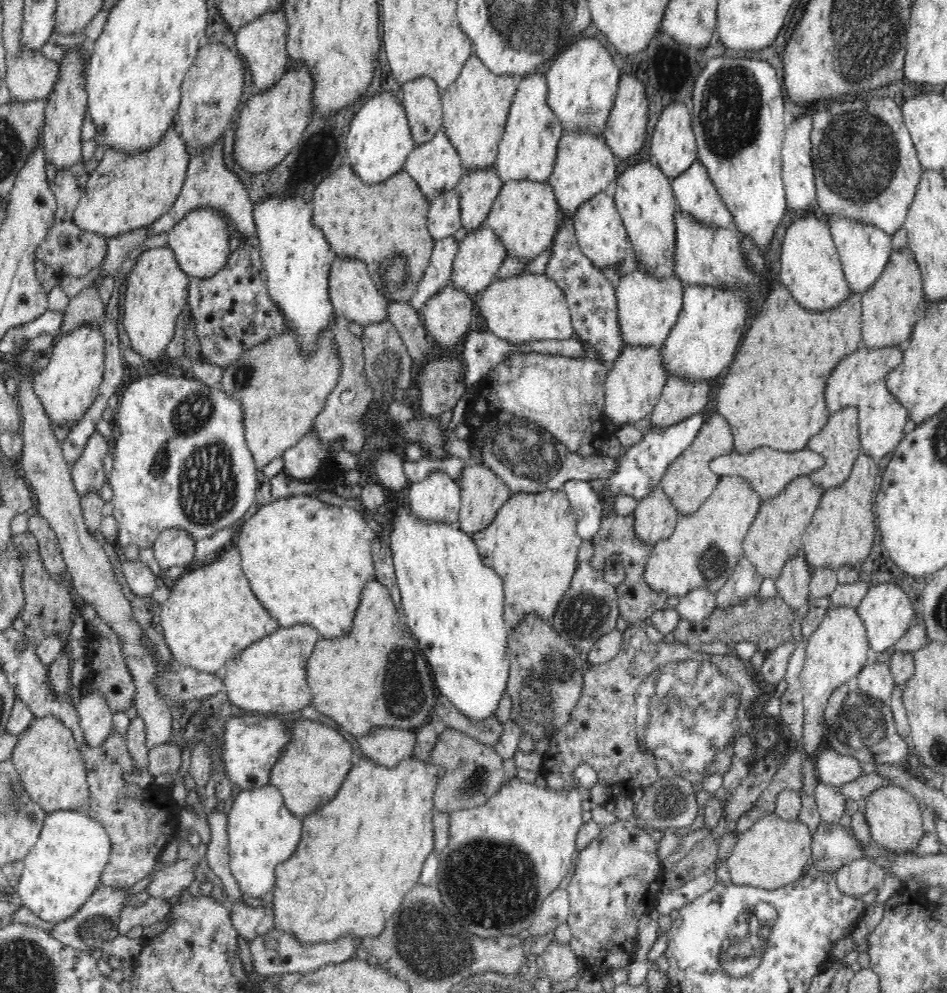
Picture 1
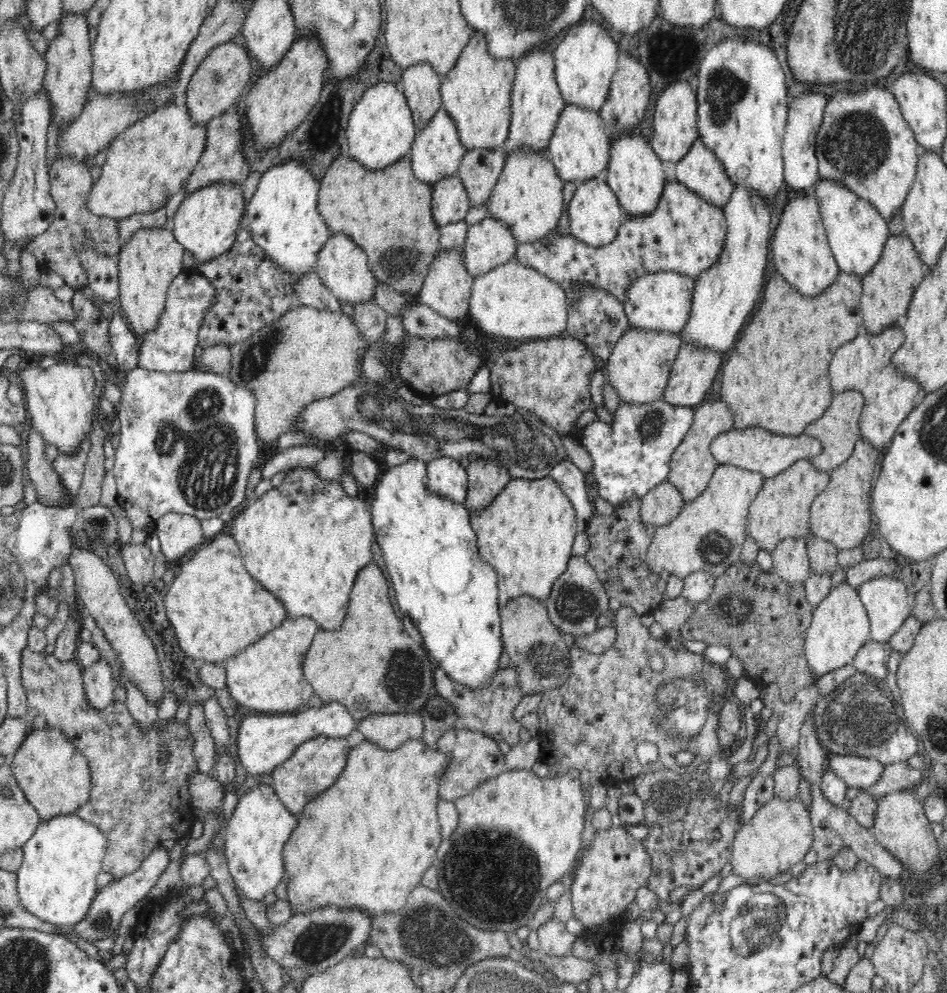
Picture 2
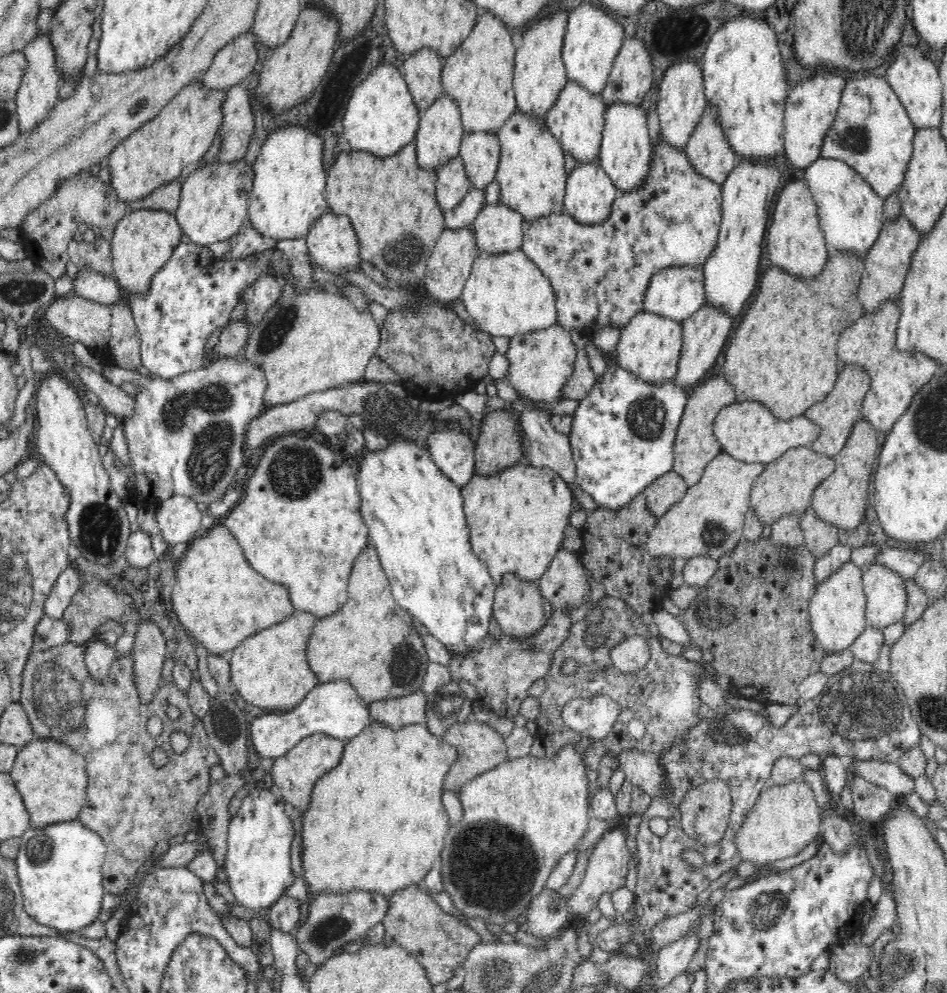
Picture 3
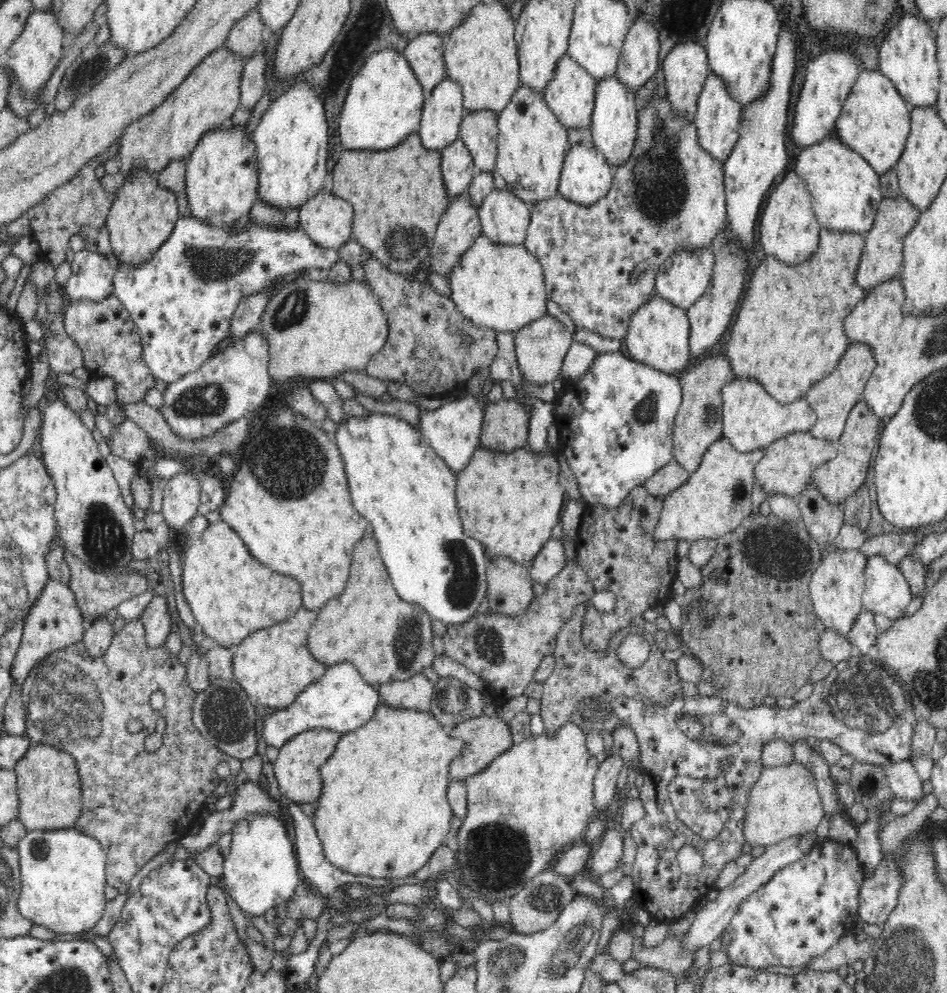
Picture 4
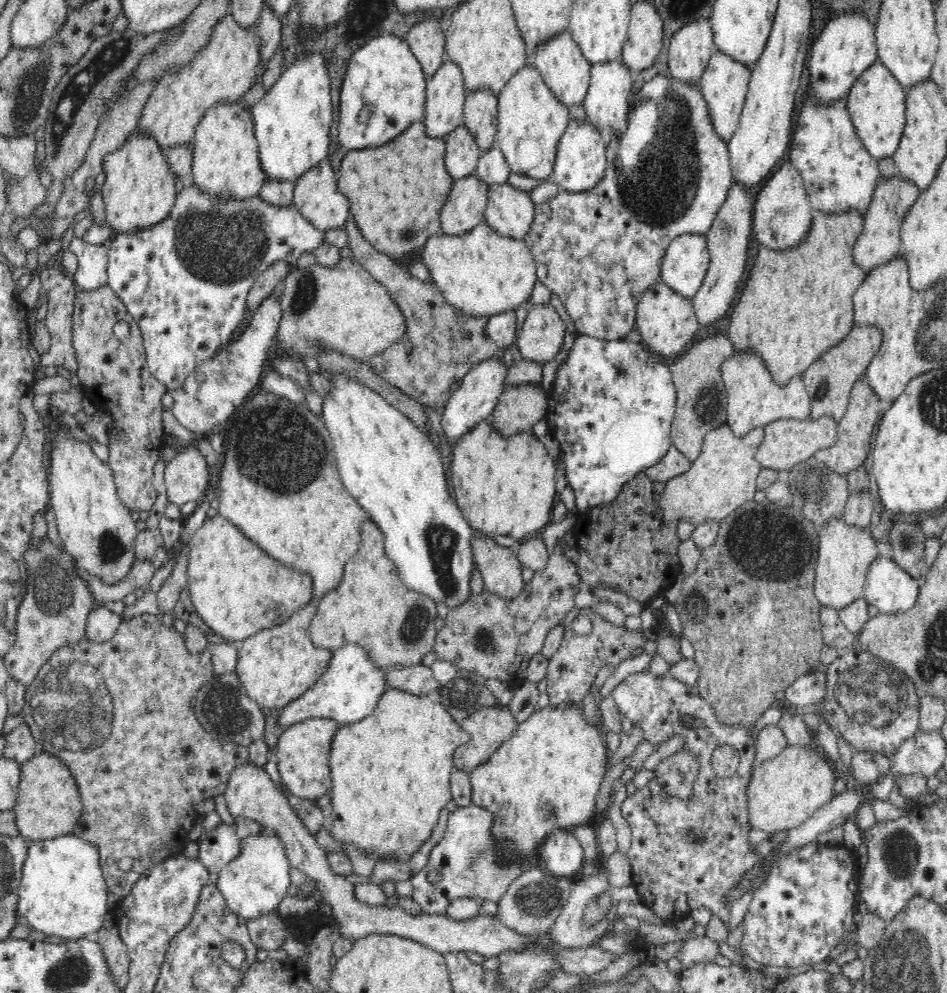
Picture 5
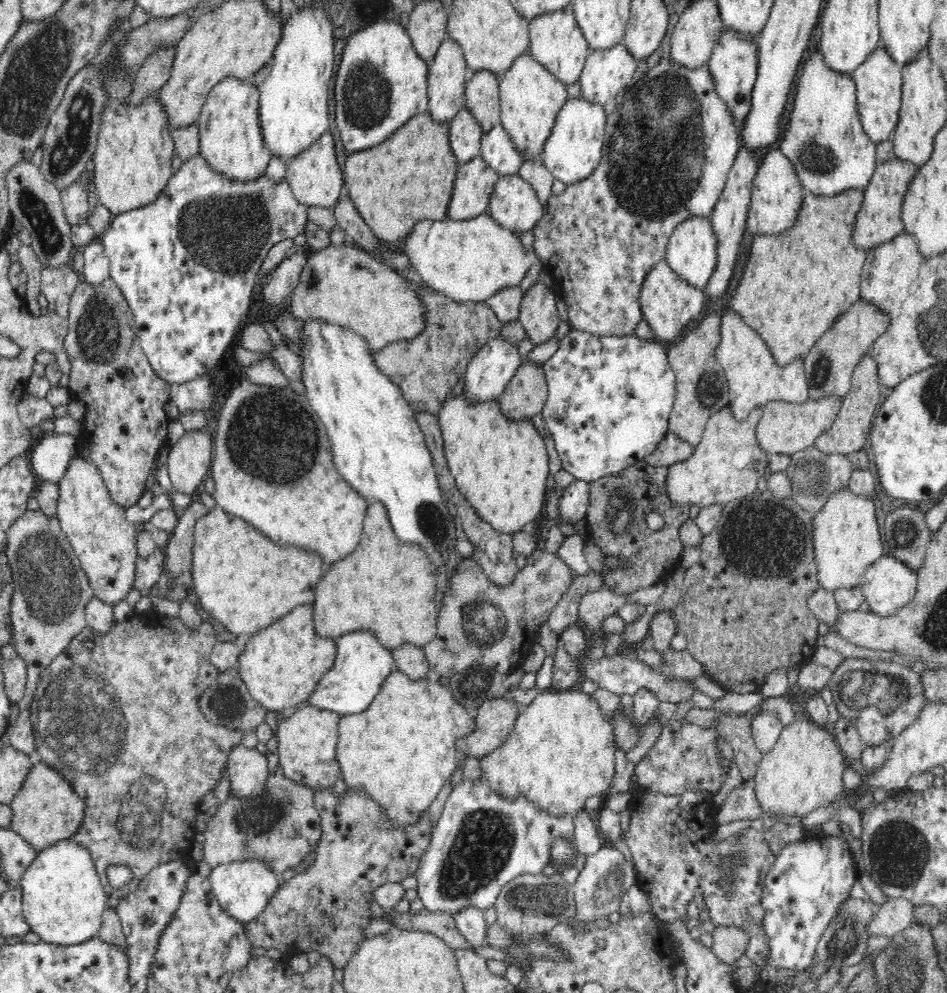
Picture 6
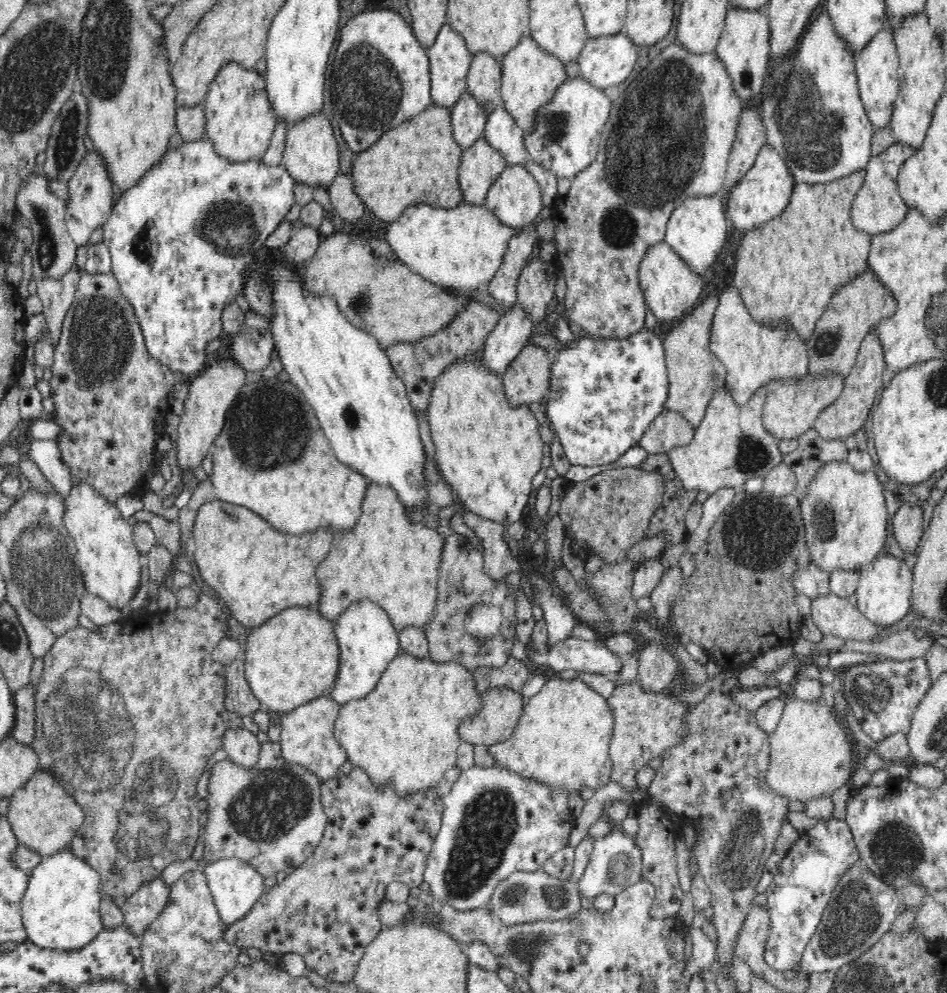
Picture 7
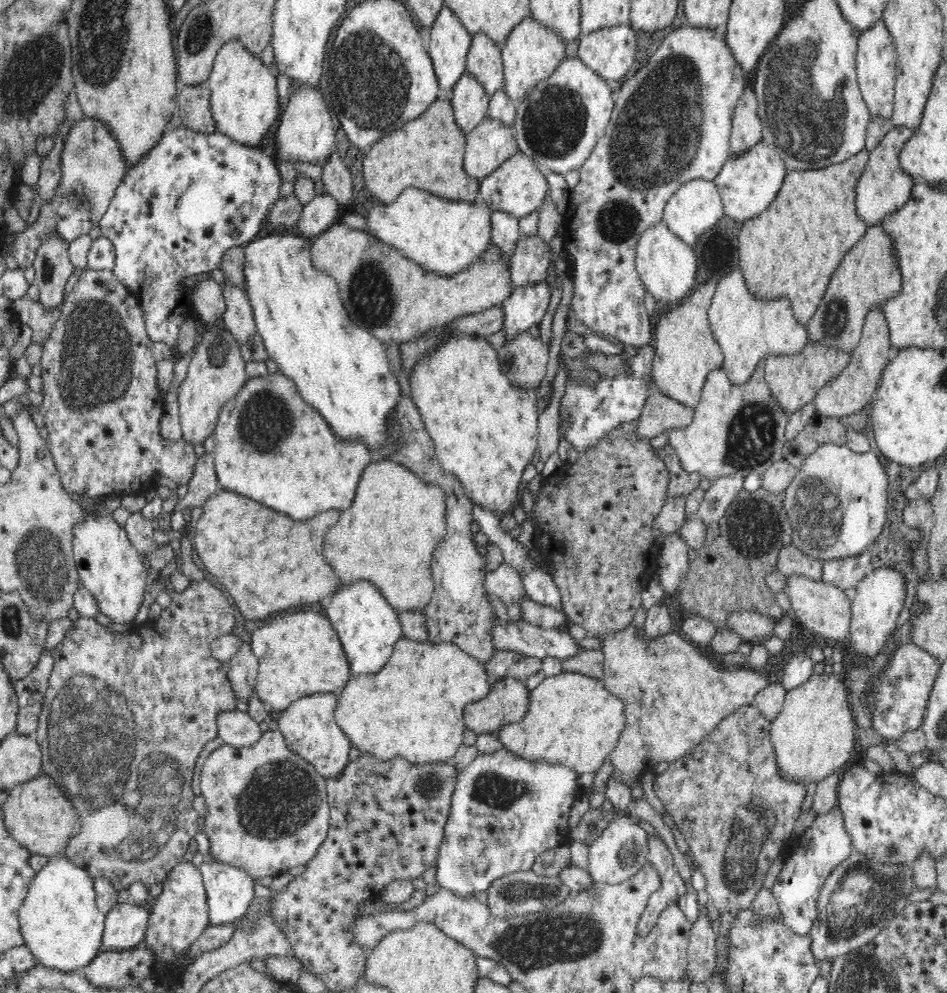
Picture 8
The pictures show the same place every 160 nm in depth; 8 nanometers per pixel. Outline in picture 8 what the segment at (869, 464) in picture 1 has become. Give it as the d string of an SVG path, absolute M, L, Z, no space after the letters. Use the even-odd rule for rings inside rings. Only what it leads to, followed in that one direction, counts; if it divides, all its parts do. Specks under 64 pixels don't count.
M874 306L864 320L864 326L858 346L850 354L850 362L846 368L824 388L816 394L815 410L817 415L829 416L830 418L844 418L850 414L856 414L862 408L868 407L874 399L875 392L882 378L882 370L890 358L889 328L883 313L883 306Z

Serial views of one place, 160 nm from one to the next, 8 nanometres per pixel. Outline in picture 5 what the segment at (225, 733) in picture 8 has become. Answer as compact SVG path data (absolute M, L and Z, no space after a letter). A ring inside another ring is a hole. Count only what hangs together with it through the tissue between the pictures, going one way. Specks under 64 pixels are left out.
M249 762L236 766L228 778L228 784L226 784L223 795L226 806L233 818L244 816L255 820L259 822L259 826L273 830L283 841L285 853L291 866L299 868L307 876L315 880L315 892L319 892L324 901L330 903L332 916L339 923L339 931L342 938L355 942L359 938L372 933L384 933L416 940L440 953L471 950L487 957L497 956L497 954L507 950L521 951L532 943L538 943L544 949L554 953L556 961L559 962L564 972L574 975L596 974L602 972L614 962L614 955L608 953L606 949L602 949L598 944L576 949L559 948L557 944L553 944L553 940L549 938L549 933L522 936L502 924L498 917L491 917L483 913L467 921L455 921L446 916L446 914L429 915L422 912L420 915L412 916L399 906L385 904L376 906L364 905L353 893L354 884L332 871L328 859L326 859L326 853L316 841L316 837L310 834L305 824L293 811L289 800L282 791L278 790L276 783L265 772L264 767L256 766ZM550 947L554 947L554 950L549 950Z

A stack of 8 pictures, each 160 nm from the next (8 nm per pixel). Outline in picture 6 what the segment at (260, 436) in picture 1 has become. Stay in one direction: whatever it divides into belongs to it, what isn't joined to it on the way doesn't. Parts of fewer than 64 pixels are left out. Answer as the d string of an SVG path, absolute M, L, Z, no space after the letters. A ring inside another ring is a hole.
M346 242L344 245L330 244L320 252L312 252L302 269L296 289L291 294L286 306L291 315L300 322L331 322L351 330L368 342L369 351L382 352L390 344L397 344L401 340L410 340L418 336L425 327L425 306L418 298L416 291L410 285L403 273L394 270L378 257L358 249Z

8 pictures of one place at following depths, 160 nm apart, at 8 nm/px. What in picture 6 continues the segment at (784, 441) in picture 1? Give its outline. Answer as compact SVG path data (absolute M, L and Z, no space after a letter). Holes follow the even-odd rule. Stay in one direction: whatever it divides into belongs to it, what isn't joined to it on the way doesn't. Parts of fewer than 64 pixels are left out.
M857 188L831 197L816 196L804 190L798 218L786 232L773 233L772 236L754 235L740 285L732 296L732 309L754 332L760 334L776 364L786 366L808 354L816 340L834 324L834 320L859 299L867 253L863 248L854 246L853 228L863 198L864 191Z

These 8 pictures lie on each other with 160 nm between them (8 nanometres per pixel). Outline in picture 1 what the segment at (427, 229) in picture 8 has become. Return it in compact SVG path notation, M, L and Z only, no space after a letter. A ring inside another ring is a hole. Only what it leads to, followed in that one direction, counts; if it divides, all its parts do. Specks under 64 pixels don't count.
M519 273L510 278L496 278L475 300L489 330L515 346L538 340L568 340L575 337L565 294L545 273Z

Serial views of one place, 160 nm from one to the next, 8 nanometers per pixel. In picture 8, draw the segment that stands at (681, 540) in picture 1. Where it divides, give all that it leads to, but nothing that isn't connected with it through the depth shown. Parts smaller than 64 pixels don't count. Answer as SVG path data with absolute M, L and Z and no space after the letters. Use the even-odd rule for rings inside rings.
M764 360L756 364L750 380L740 386L734 386L720 366L708 372L692 422L686 428L670 430L668 443L674 447L686 472L698 473L710 481L734 473L744 477L750 473L763 475L769 466L783 458L789 416L768 388Z

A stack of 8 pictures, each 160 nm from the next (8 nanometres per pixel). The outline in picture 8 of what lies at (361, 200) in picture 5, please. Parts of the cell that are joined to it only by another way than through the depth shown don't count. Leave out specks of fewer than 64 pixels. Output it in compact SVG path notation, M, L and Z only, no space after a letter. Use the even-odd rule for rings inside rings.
M436 99L430 106L412 122L404 124L404 128L390 132L382 140L368 148L364 153L363 163L363 184L370 191L370 194L377 198L382 204L392 204L395 197L400 196L403 190L414 186L424 189L434 196L446 200L472 203L476 200L479 192L479 182L470 178L464 170L463 162L466 147L466 133L456 124L453 106L450 100Z

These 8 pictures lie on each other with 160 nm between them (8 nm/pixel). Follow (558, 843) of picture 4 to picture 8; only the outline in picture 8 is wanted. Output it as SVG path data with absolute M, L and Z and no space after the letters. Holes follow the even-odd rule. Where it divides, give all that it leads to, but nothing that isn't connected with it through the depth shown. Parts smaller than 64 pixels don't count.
M562 670L547 677L529 692L529 707L522 720L497 732L508 752L526 760L563 764L578 776L597 774L625 727L623 701L610 694L603 681Z

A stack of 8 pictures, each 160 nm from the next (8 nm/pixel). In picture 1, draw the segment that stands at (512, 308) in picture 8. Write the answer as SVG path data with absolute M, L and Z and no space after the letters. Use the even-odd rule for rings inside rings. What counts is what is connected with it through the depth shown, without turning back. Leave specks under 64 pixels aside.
M436 470L422 482L410 484L408 506L426 525L458 524L461 506L460 484L445 472Z

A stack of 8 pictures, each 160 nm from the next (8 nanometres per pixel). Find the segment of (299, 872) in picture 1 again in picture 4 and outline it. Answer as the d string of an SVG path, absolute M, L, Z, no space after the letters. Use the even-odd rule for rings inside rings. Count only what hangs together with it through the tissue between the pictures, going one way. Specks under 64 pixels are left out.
M380 703L374 716L366 723L352 732L346 732L340 736L334 754L321 766L320 777L322 777L322 790L318 806L314 811L313 825L320 838L324 856L333 866L355 874L356 876L369 876L370 878L406 878L428 864L430 856L445 844L446 836L450 832L450 820L453 812L447 799L447 788L450 782L449 766L452 760L461 753L464 741L457 738L453 732L446 730L430 712L408 710L407 708L392 708L385 703Z

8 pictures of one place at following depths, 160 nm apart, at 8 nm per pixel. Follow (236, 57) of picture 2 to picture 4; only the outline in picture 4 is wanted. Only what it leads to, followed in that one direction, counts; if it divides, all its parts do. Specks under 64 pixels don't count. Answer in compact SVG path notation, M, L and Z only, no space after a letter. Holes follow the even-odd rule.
M256 8L232 28L225 44L230 53L239 54L247 61L262 49L262 36L264 36L264 22L259 8Z

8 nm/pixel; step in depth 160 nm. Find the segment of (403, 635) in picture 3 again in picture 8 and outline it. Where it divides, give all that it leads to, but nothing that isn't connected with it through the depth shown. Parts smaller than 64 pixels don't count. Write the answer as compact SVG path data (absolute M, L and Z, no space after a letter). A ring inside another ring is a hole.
M388 459L372 460L360 476L352 508L341 512L338 523L330 528L324 539L324 559L334 569L339 588L356 580L367 580L376 586L398 613L423 611L434 592L431 575L433 553L447 532L446 501L446 493L442 488L424 483L405 465Z

